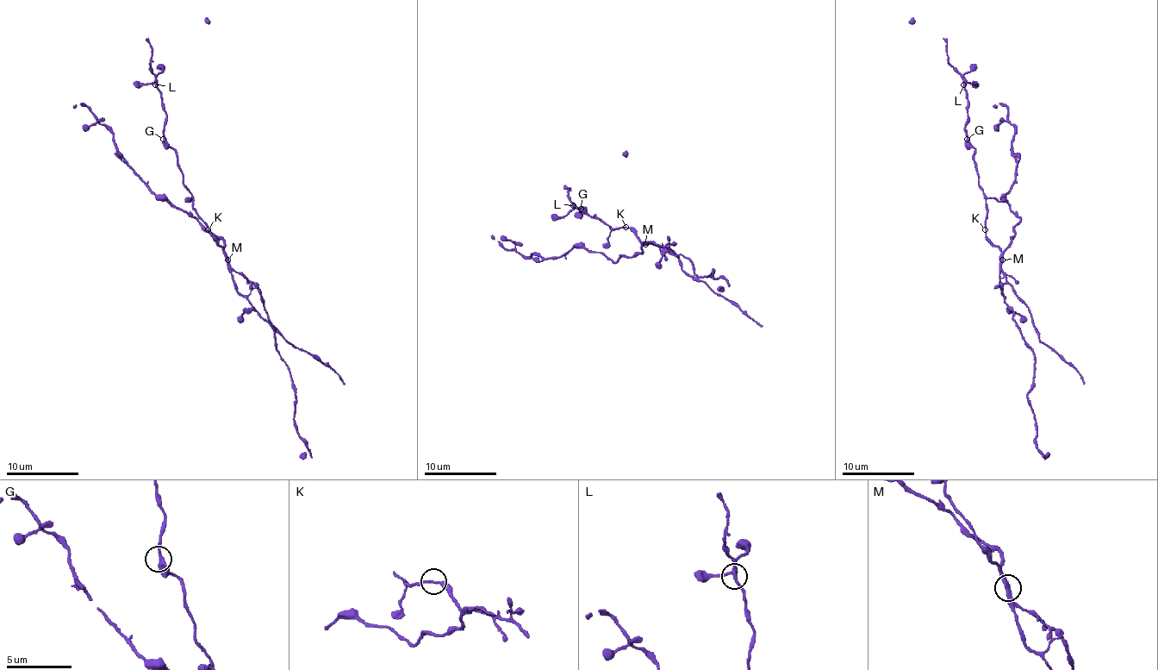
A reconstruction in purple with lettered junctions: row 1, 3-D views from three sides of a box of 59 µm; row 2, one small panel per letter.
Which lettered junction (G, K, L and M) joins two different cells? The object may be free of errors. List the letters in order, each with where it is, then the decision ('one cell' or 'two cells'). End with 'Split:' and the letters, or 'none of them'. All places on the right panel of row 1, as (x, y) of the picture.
G: (967, 139) | one cell
K: (985, 229) | one cell
L: (963, 84) | one cell
M: (1002, 259) | two cells
Split: M

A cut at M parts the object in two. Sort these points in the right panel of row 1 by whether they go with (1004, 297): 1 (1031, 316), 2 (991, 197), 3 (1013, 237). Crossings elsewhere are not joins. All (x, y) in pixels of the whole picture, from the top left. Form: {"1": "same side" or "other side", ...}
{"1": "other side", "2": "same side", "3": "other side"}

